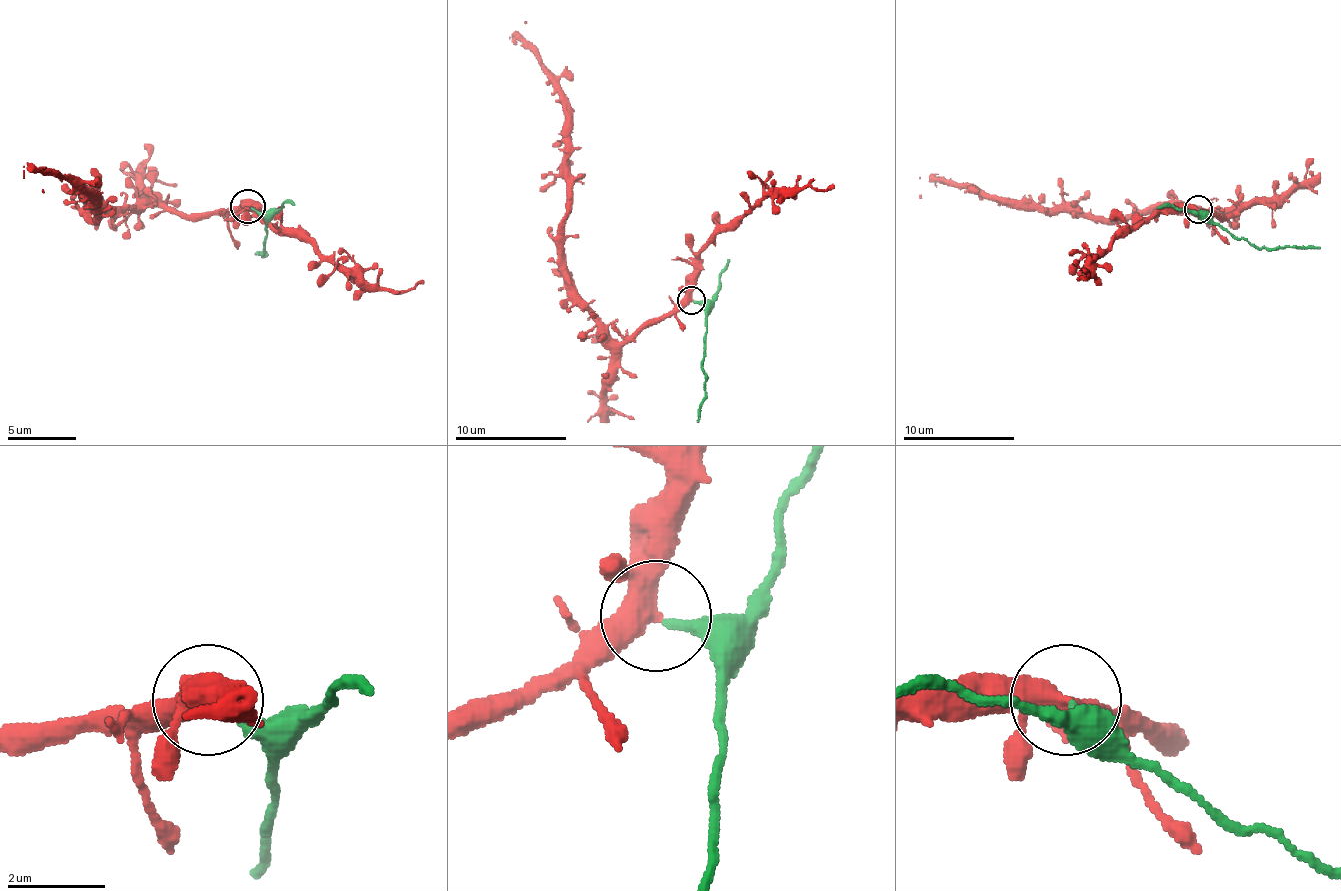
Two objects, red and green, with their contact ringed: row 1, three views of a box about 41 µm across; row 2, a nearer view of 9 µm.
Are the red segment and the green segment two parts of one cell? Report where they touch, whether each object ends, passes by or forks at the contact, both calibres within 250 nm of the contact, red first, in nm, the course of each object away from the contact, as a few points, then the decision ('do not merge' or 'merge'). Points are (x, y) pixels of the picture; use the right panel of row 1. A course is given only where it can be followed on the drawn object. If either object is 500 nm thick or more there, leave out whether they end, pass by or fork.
place (1198, 209); red forks; green ends; calibres 380 and 220 nm; course red (1197, 208), (1217, 217), (1233, 211), (1133, 211), (1110, 219), (1010, 208), (929, 177), (920, 177), (920, 197); course green (1200, 208), (1208, 219), (1253, 245), (1320, 247); do not merge

